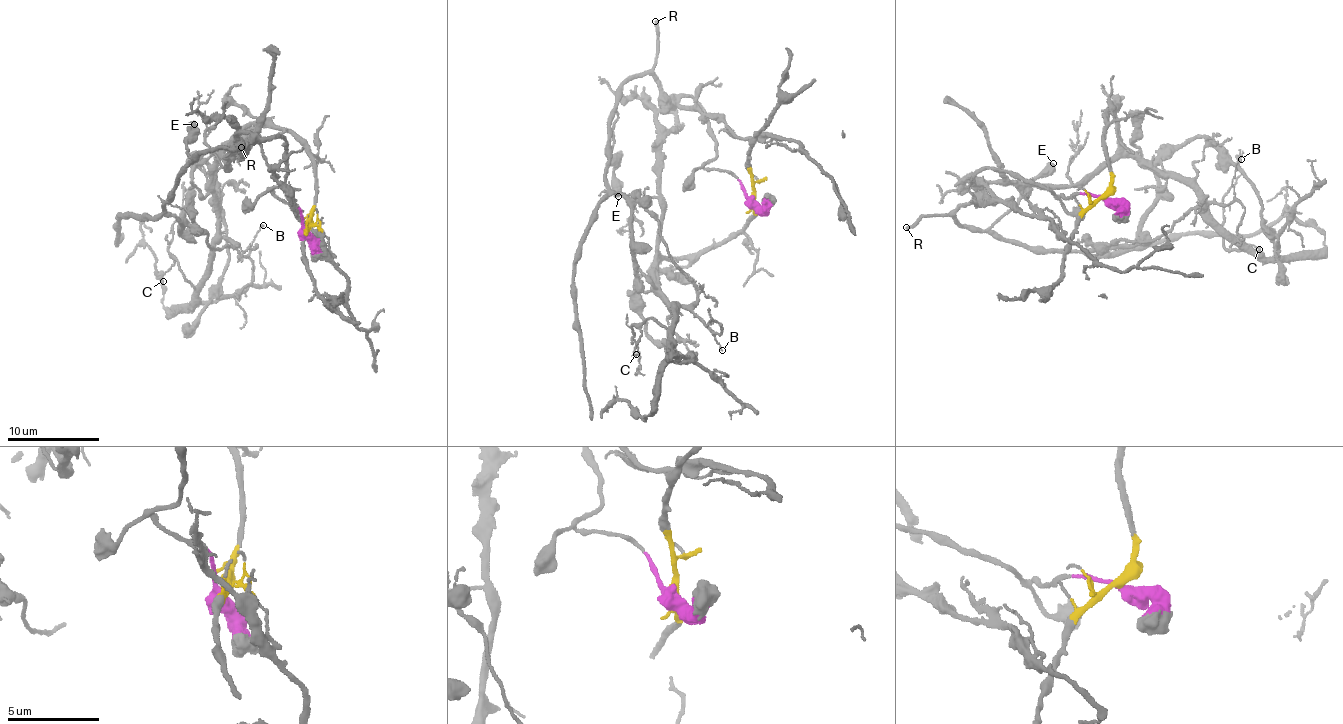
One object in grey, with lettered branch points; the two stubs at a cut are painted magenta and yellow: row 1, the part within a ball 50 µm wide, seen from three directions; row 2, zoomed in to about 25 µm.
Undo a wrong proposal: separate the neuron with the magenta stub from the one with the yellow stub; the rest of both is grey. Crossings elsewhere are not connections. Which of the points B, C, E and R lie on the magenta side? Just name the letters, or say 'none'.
E, R

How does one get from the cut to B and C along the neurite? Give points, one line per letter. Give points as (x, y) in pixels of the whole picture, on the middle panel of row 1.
B: (752, 196), (756, 210), (743, 232), (687, 259), (668, 256), (656, 262), (658, 295), (707, 325), (721, 350)
C: (752, 196), (756, 210), (743, 232), (687, 259), (656, 262), (658, 295), (676, 322), (640, 327), (637, 354)

